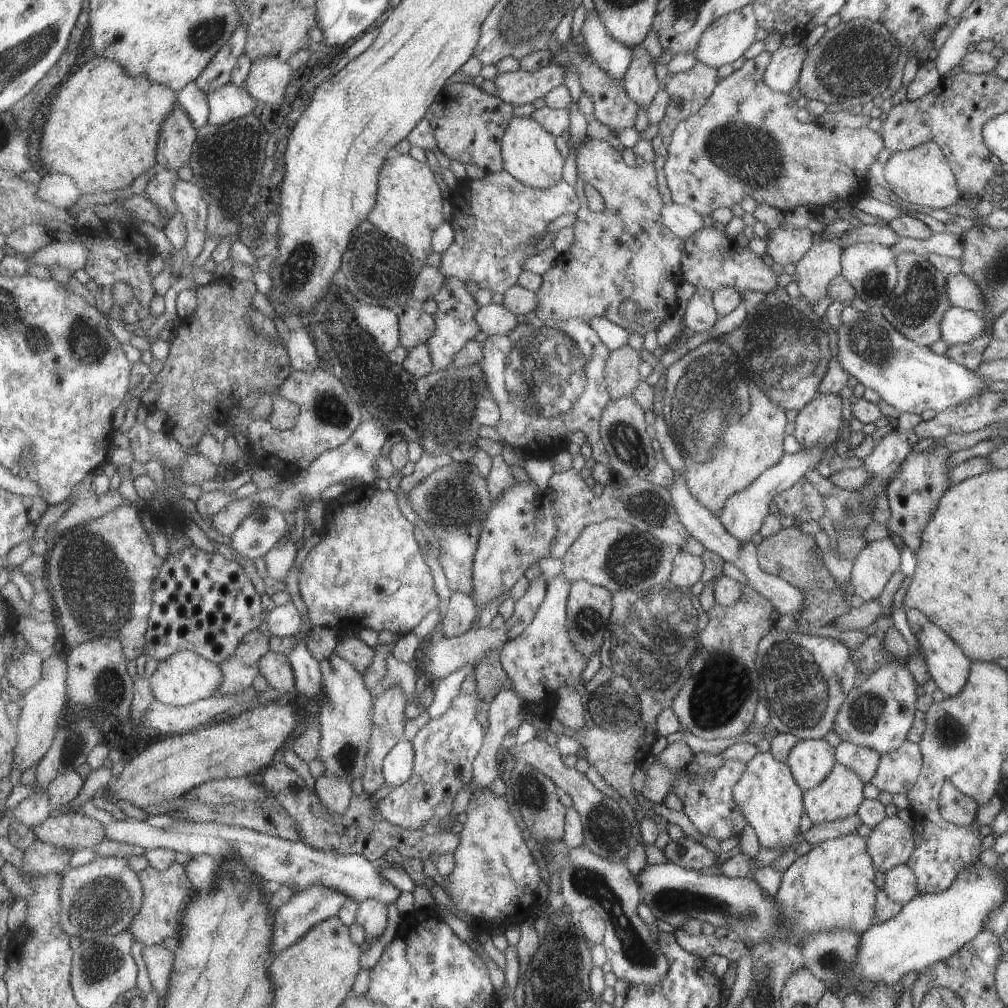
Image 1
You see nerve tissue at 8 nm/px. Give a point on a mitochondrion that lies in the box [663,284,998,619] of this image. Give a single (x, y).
(781, 342)

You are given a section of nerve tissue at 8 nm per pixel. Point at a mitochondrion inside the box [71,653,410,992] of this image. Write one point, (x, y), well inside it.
(331, 835)

